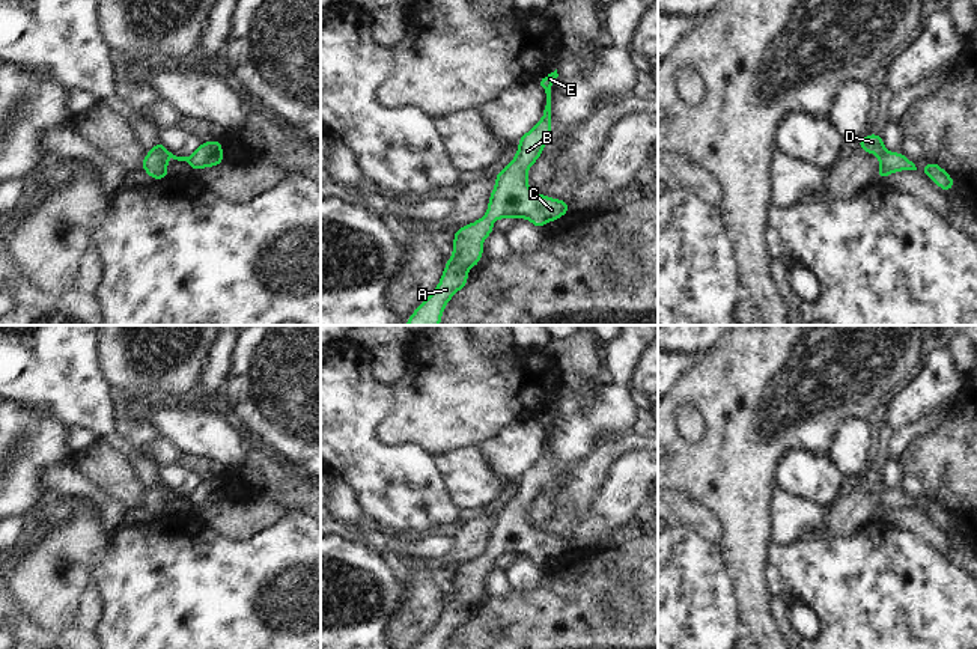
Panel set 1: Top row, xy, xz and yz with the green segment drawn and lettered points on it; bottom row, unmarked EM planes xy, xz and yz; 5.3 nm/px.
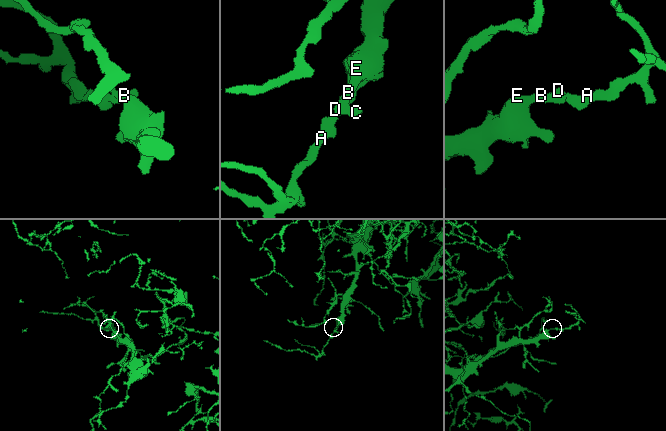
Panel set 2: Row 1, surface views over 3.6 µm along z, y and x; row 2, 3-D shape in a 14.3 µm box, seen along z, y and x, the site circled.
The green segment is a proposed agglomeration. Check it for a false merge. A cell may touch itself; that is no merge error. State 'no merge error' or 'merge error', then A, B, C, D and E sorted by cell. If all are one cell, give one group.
no merge error | A B C D E

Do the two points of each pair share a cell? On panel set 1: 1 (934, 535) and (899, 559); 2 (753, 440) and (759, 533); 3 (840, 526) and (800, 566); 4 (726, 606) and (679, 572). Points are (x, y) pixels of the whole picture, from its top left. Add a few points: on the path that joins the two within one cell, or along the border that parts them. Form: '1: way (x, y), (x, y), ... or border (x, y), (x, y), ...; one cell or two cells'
1: border (893, 524), (917, 533), (952, 563); two cells
2: way (753, 463), (753, 511); one cell
3: border (861, 527), (849, 536), (804, 539); two cells
4: way (714, 606), (691, 585); one cell

